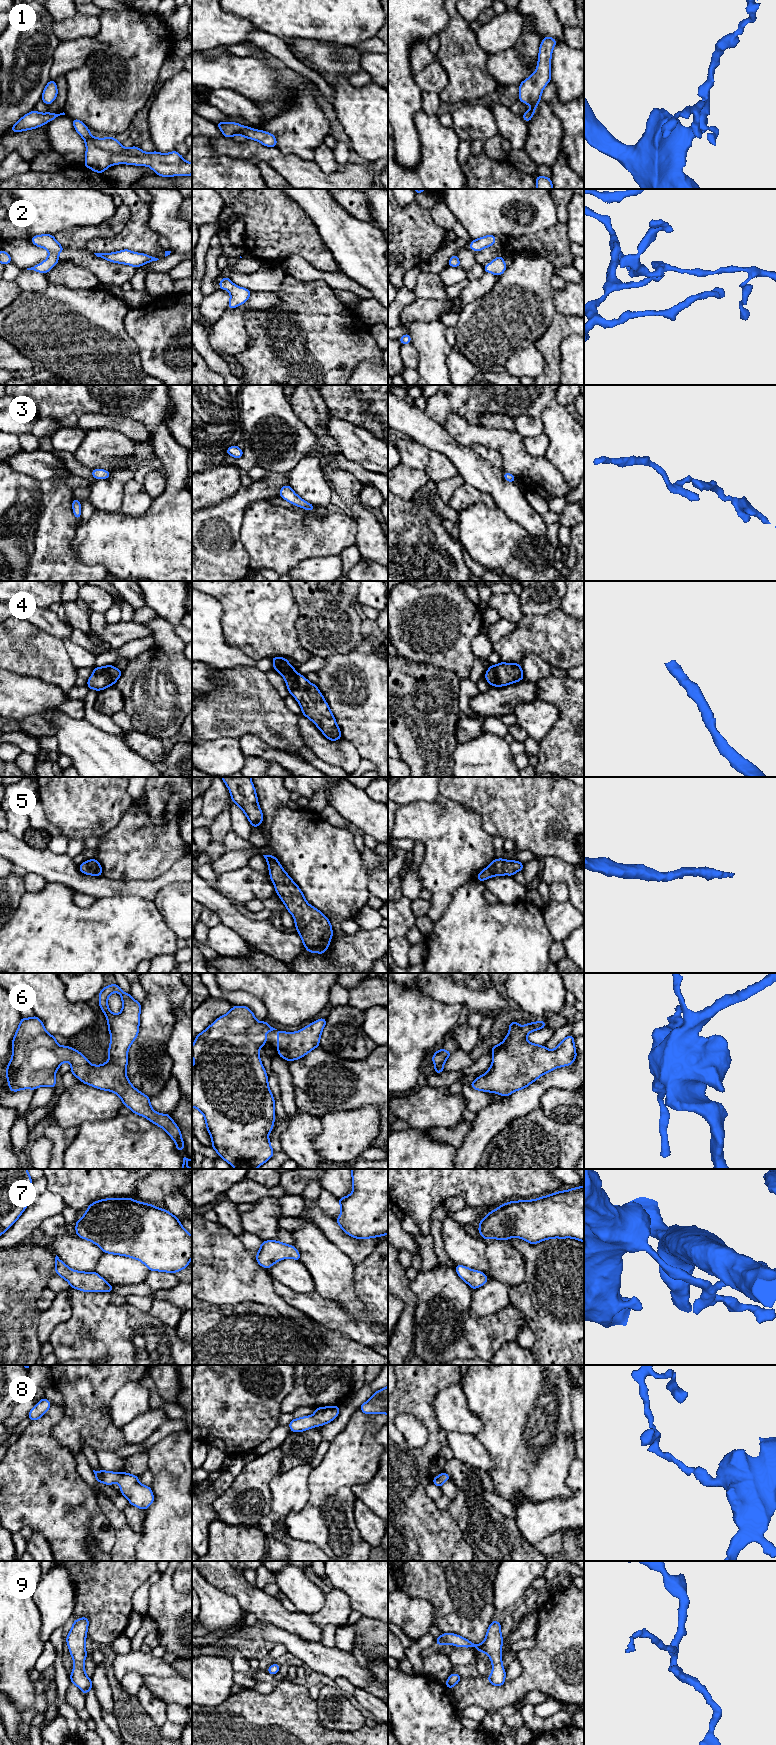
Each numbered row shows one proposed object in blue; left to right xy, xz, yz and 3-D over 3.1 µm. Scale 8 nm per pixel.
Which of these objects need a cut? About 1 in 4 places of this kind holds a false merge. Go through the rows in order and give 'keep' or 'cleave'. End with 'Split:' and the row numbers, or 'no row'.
1: keep
2: keep
3: keep
4: keep
5: keep
6: keep
7: keep
8: keep
9: keep
Split: no row

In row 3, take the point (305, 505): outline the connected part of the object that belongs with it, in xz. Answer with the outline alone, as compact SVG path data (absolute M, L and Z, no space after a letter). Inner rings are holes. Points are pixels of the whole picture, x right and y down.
M284 485L280 490L280 497L284 500L290 502L291 504L302 507L307 511L312 511L315 508L315 505L311 505L310 503L304 501L301 497L299 497L289 485Z

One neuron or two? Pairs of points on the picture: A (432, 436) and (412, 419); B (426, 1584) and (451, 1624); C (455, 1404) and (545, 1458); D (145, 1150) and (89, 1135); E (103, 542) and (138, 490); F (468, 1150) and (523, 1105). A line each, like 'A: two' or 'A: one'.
A: one
B: one
C: two
D: one
E: two
F: one

